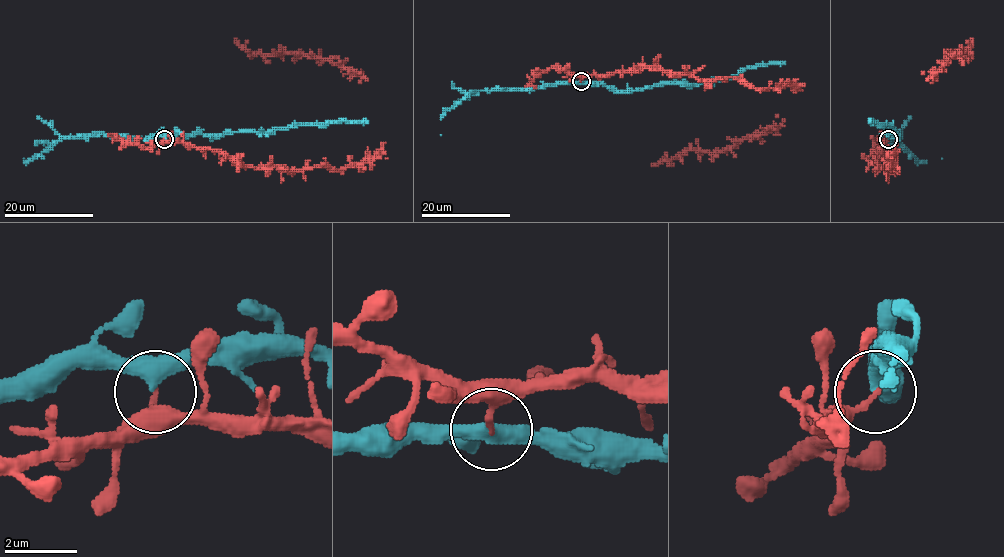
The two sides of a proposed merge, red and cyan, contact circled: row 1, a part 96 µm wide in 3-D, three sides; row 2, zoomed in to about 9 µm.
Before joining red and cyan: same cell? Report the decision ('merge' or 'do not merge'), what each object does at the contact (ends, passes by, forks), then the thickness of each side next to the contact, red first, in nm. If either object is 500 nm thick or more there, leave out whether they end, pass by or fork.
do not merge; red ends there; cyan passes by; 170 nm thick on the red side, 420 nm on the other

